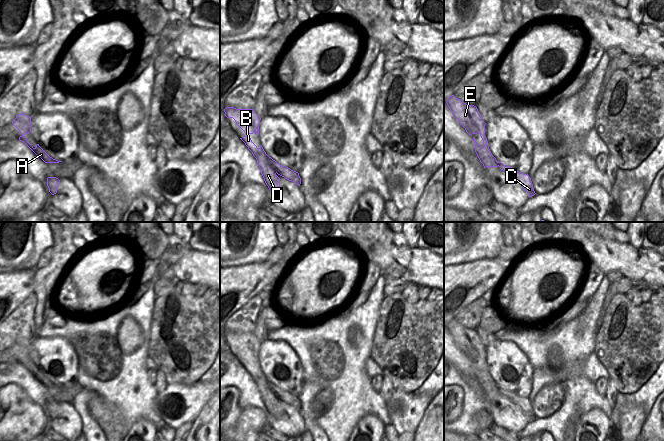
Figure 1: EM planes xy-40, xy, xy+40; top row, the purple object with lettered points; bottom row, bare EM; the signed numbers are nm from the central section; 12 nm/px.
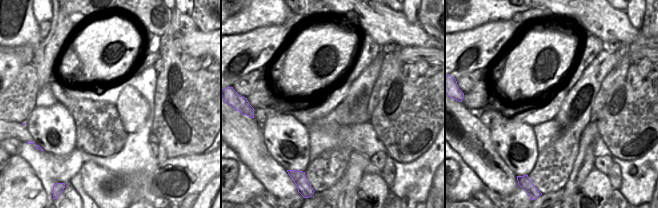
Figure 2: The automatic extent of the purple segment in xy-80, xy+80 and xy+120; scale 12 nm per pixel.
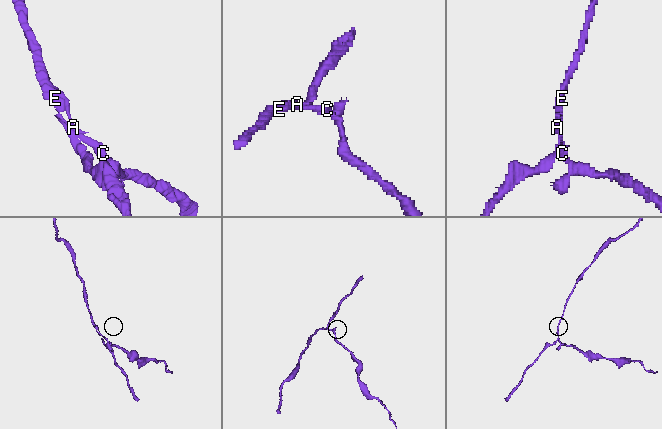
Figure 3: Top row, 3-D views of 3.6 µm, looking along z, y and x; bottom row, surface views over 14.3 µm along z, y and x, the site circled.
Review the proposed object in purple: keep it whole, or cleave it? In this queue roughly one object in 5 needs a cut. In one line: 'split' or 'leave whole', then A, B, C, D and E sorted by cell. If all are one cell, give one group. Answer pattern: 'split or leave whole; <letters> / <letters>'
split; A B D E / C

